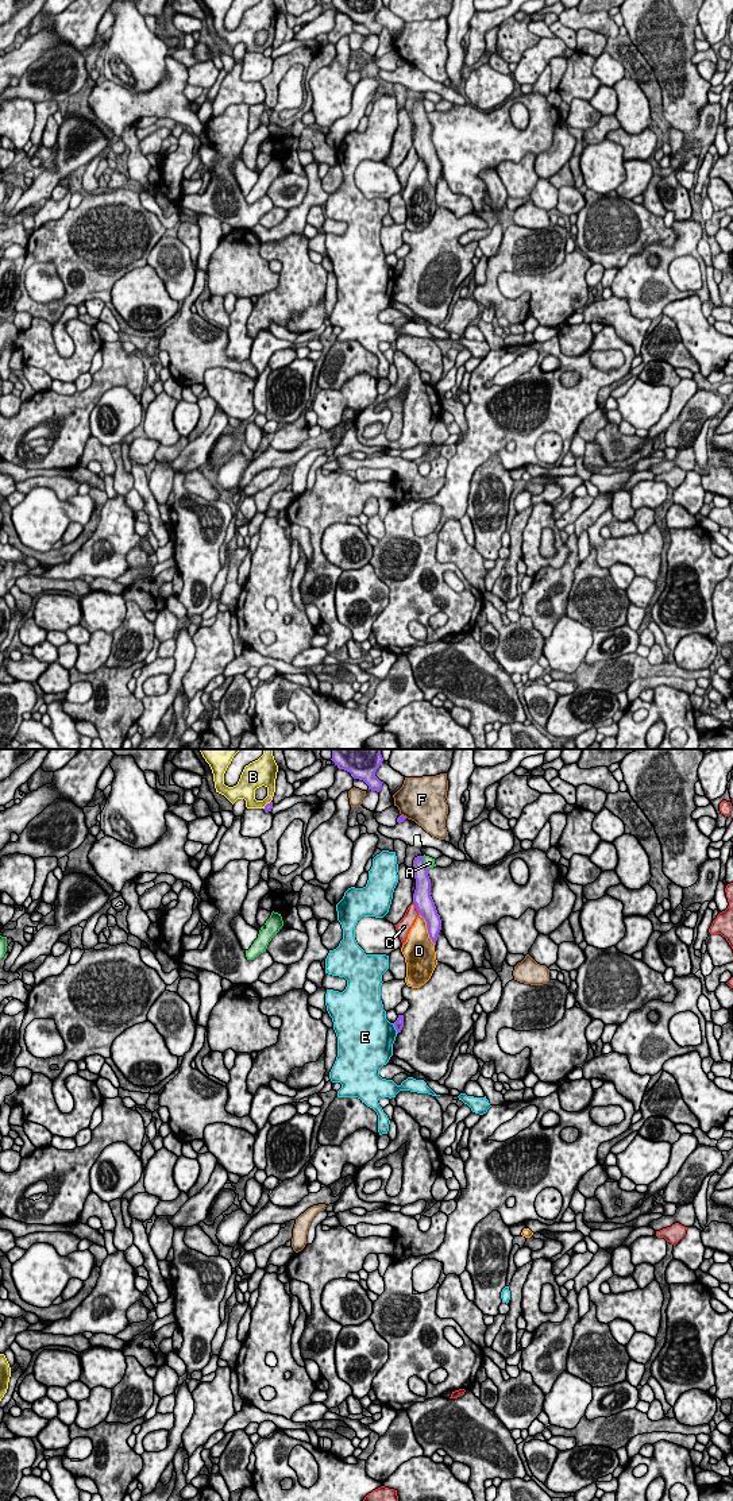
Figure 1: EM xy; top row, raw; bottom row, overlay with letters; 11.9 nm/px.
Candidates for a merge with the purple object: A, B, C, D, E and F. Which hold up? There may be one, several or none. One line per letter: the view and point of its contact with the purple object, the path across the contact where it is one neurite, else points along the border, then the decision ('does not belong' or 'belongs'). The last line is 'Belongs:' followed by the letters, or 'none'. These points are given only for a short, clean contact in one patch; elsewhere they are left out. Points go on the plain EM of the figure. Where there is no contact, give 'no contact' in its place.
A: xy (423, 107) | does not belong
B: xy (266, 49) | does not belong
C: xy (416, 151) | does not belong
D: xy (427, 172) | does not belong
E: xy (396, 273) | does not belong
F: xy (402, 60) | does not belong
Belongs: none

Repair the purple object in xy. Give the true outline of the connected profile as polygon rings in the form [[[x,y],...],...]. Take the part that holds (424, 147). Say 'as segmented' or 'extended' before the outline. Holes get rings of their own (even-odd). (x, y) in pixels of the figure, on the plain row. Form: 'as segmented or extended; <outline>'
as segmented; [[[424,100],[414,101],[413,117],[416,123],[413,147],[416,148],[418,159],[425,163],[429,182],[436,189],[437,180],[441,174],[441,163],[431,140],[431,123],[424,108]]]

